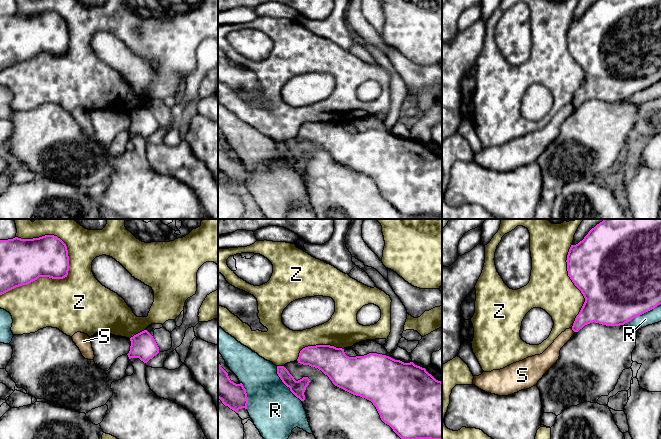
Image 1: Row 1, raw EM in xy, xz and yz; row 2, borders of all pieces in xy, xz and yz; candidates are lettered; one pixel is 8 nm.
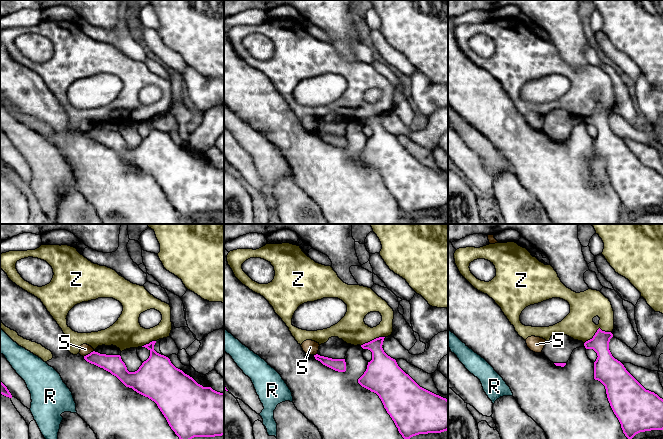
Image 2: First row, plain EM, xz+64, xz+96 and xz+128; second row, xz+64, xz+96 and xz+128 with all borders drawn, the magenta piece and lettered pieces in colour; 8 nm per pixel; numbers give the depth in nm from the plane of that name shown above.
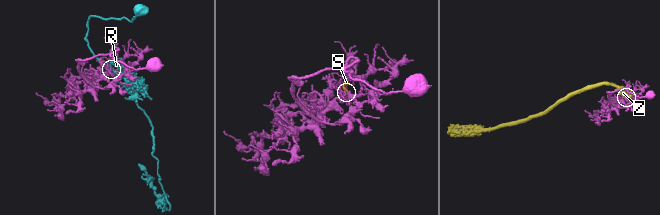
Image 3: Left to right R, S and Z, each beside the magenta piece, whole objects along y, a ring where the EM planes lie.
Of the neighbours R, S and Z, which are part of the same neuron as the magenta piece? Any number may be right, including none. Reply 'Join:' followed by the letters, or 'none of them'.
Join: none of them

